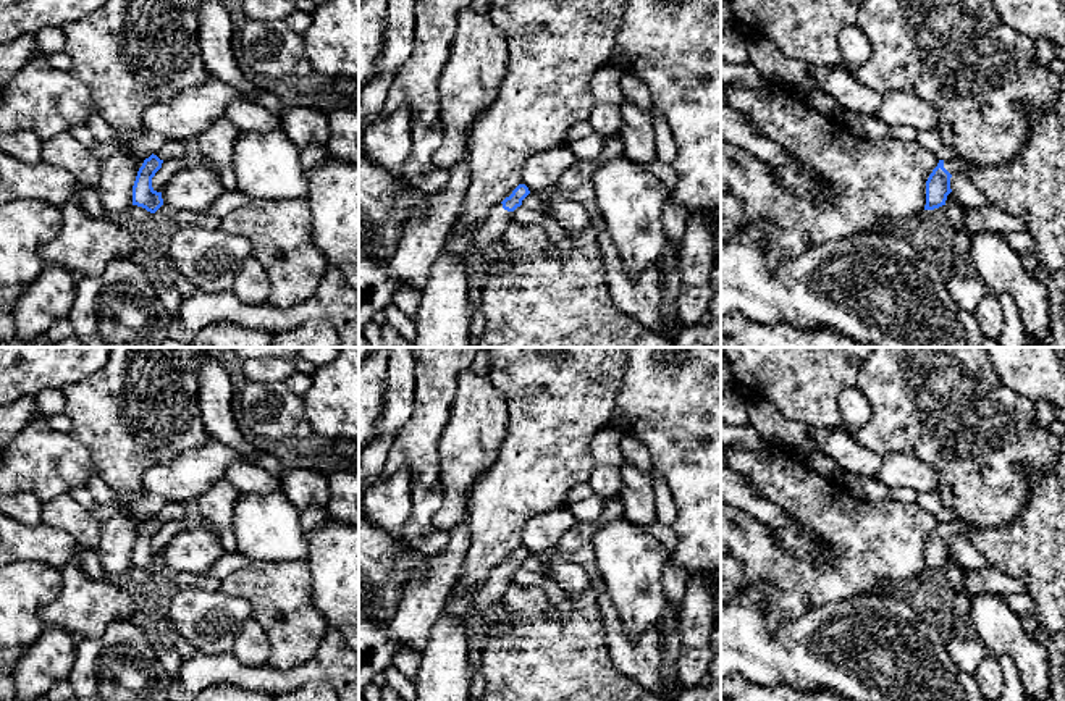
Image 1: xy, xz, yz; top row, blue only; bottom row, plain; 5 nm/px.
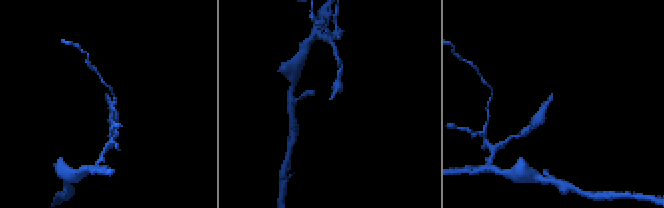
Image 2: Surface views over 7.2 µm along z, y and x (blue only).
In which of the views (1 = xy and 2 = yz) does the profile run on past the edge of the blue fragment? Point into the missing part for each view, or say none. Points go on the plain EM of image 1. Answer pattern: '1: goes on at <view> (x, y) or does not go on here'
1: does not go on here
2: goes on at yz (955, 528)

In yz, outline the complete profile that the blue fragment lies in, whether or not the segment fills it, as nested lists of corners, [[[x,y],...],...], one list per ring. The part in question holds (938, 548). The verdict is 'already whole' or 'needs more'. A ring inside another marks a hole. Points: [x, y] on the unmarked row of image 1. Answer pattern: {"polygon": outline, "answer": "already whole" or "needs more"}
{"polygon": [[[962,520],[939,522],[937,528],[932,531],[926,543],[926,567],[924,572],[934,572],[945,567],[947,557],[952,554],[950,539],[965,538],[966,539],[968,523]]], "answer": "needs more"}

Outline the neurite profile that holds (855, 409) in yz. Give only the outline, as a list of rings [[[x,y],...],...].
[[[858,386],[840,391],[839,409],[844,425],[848,428],[863,426],[871,420],[871,404]]]

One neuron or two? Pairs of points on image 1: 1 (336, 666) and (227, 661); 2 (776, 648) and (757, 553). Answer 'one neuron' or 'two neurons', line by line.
1: one neuron
2: two neurons

